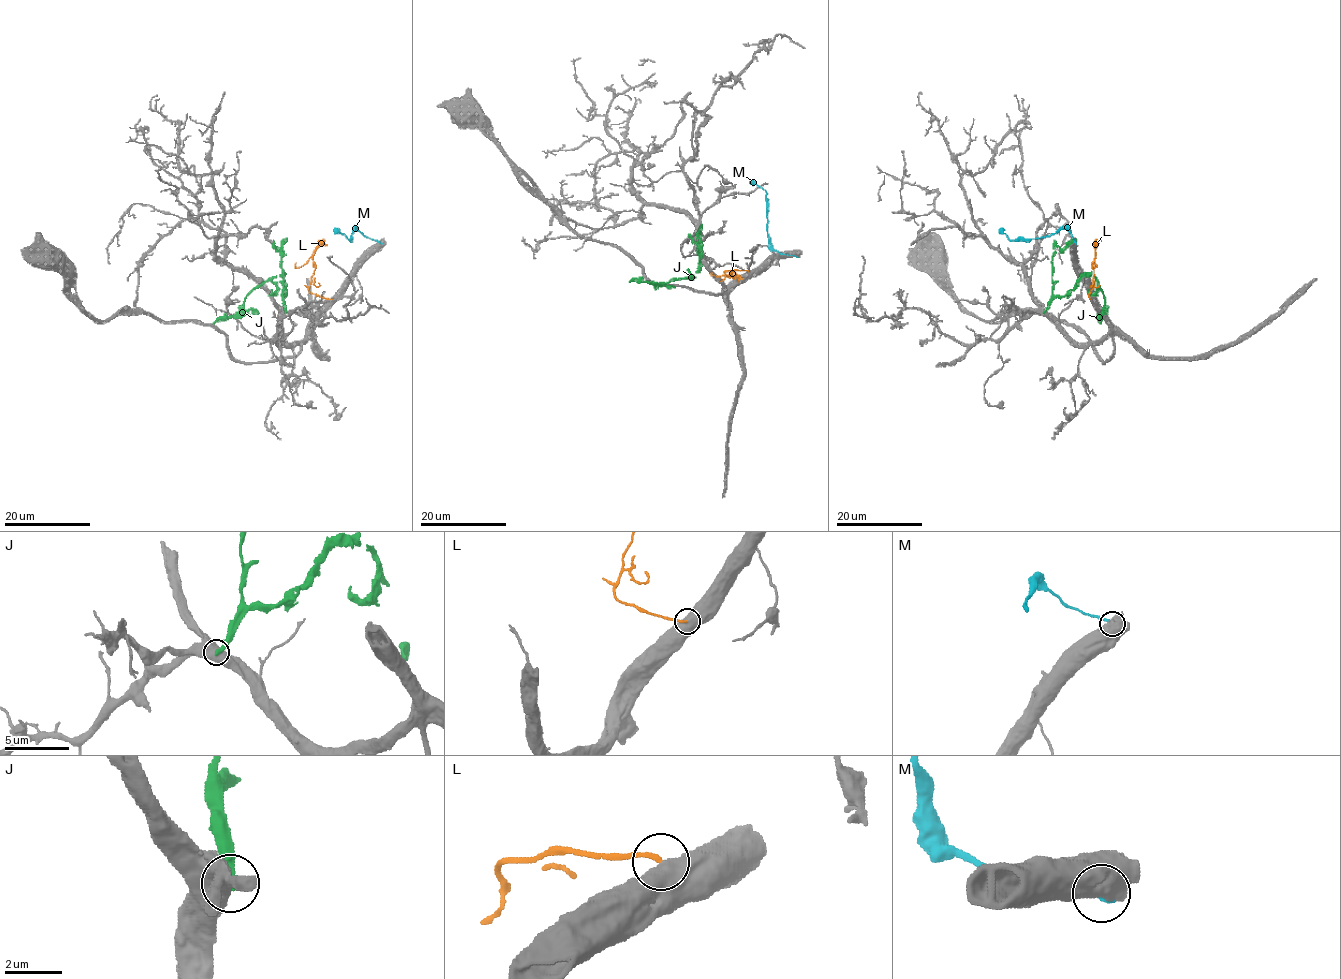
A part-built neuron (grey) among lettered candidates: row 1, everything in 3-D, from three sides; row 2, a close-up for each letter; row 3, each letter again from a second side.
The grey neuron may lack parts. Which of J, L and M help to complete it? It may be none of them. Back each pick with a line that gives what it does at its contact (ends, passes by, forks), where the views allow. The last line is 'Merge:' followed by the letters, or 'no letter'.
L: it ends
Merge: L

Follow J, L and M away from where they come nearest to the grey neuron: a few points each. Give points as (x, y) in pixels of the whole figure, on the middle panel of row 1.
J: (701, 225), (699, 269), (692, 274), (672, 279), (662, 285), (629, 282)
L: (748, 271), (724, 271), (726, 275), (731, 273), (718, 277), (711, 272)
M: (796, 256), (780, 254), (772, 248), (767, 236), (766, 192), (749, 181)

